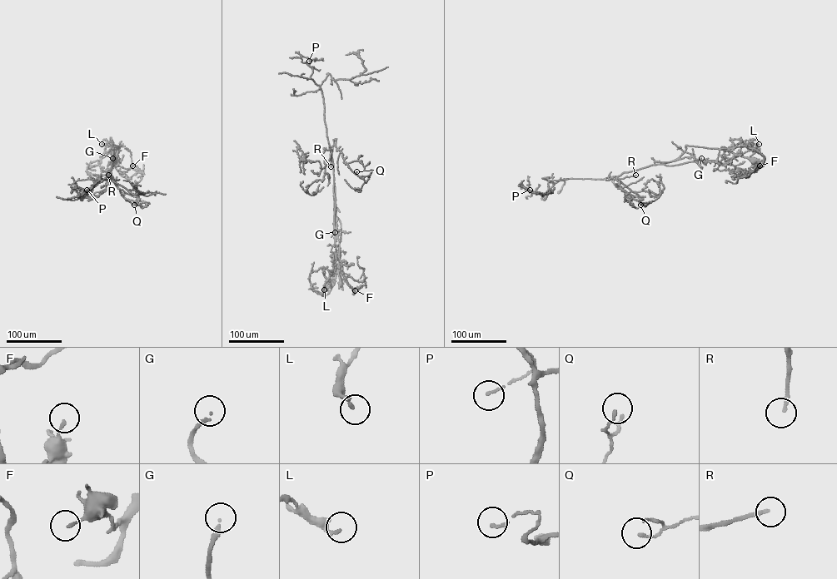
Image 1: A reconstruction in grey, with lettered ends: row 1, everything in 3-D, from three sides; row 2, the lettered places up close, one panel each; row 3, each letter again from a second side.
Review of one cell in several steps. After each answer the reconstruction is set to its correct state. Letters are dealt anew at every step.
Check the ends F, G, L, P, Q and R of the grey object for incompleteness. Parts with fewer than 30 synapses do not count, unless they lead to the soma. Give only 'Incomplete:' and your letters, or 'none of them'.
Incomplete: G, R

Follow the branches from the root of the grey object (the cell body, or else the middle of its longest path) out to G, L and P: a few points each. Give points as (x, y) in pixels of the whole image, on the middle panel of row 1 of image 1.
G: (340, 284), (338, 249), (341, 228), (339, 220), (335, 216), (334, 194), (335, 232)
L: (340, 284), (338, 249), (341, 228), (339, 220), (335, 216), (334, 194), (336, 272), (324, 289)
P: (340, 284), (341, 228), (335, 216), (333, 165), (322, 92), (311, 78), (312, 69), (309, 61)

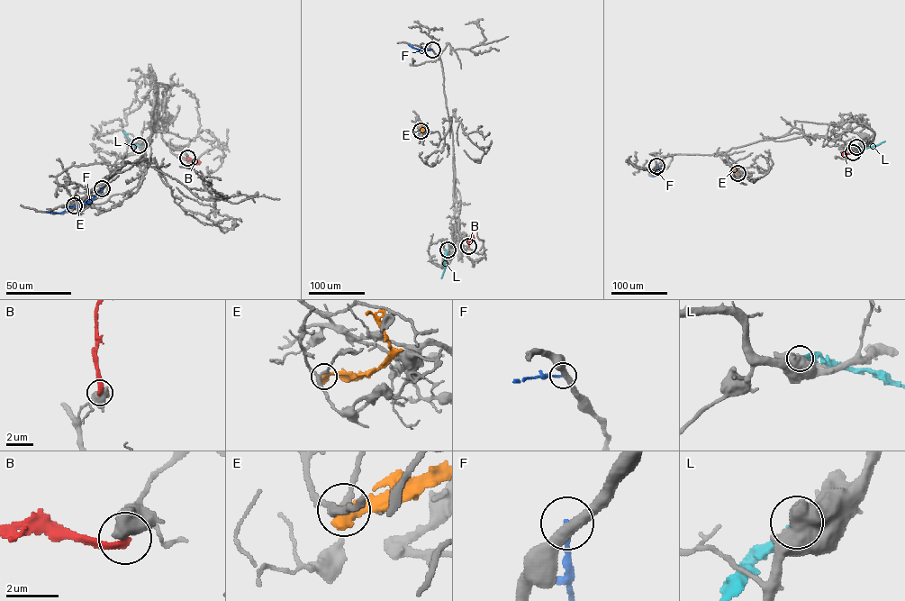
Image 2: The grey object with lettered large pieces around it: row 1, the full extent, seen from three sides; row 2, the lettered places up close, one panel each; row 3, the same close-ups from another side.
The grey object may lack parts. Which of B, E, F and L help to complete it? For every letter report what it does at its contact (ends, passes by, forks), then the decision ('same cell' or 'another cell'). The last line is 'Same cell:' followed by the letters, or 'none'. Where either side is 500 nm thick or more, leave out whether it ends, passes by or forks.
B: it ends there; another cell
E: another cell
F: it ends there; another cell
L: it ends there; another cell
Same cell: none

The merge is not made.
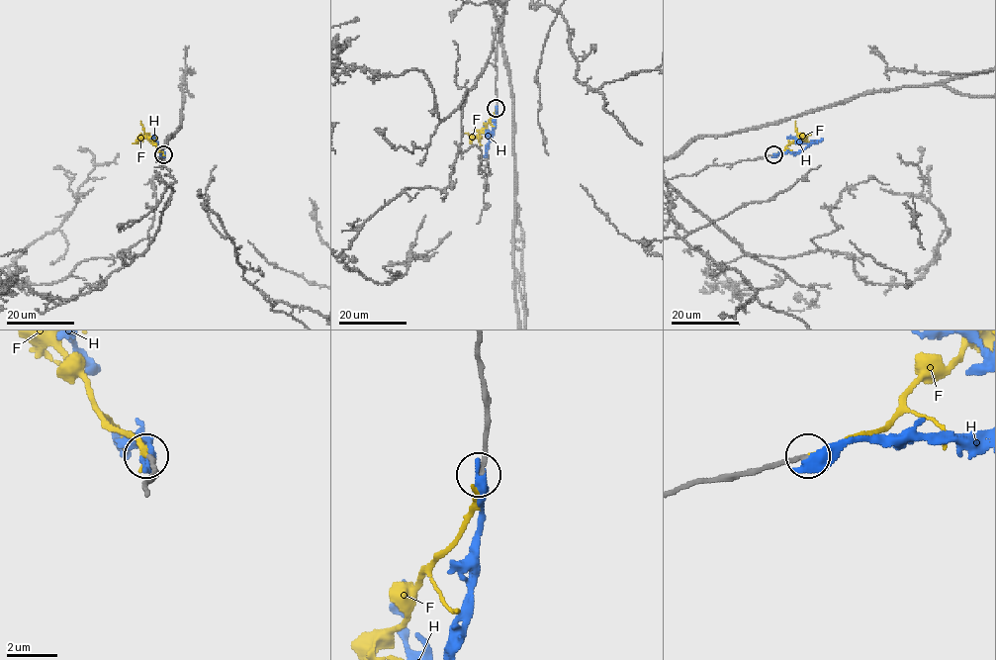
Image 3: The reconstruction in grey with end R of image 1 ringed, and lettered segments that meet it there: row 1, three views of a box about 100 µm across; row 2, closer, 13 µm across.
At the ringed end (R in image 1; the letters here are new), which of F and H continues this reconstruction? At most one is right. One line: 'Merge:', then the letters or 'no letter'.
Merge: F

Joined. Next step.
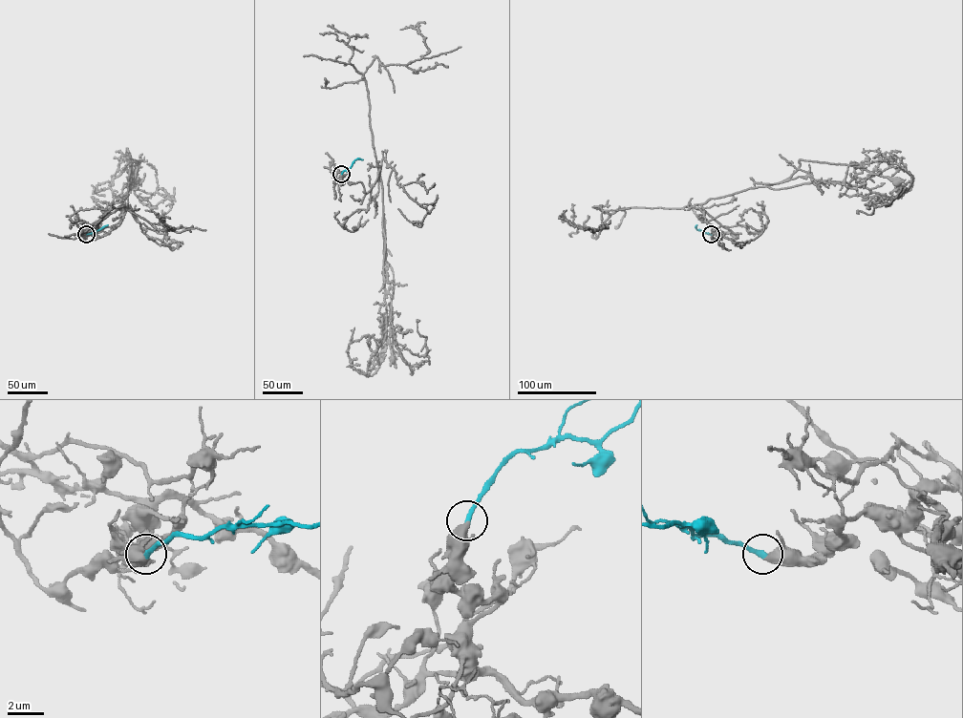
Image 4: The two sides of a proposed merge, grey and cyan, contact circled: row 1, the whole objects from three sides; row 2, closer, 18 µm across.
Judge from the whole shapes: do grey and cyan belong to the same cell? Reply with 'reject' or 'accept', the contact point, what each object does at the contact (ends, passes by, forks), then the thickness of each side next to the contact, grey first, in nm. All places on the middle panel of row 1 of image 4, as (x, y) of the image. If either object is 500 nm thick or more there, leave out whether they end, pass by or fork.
accept | (341, 174) | 500/280 nm

